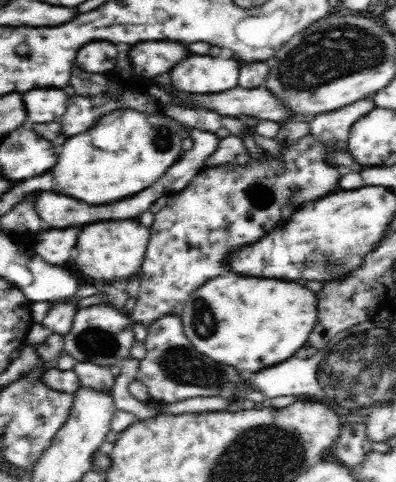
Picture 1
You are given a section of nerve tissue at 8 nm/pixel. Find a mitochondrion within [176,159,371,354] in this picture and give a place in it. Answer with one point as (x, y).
(204, 323)

